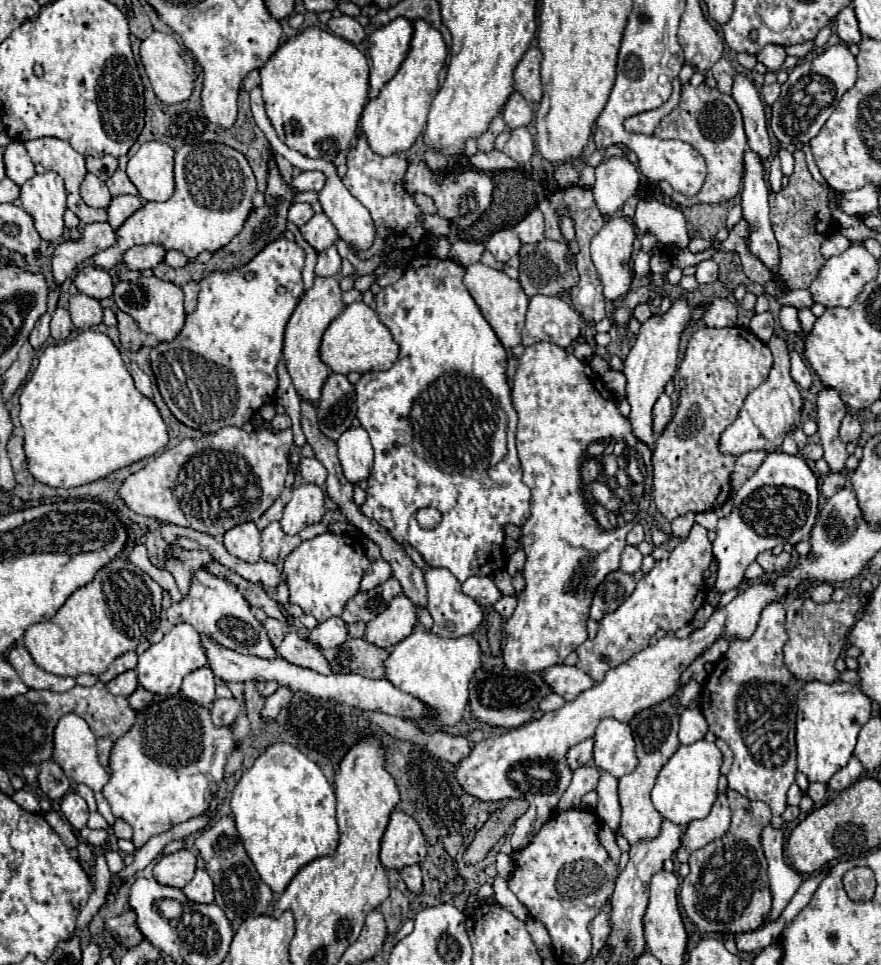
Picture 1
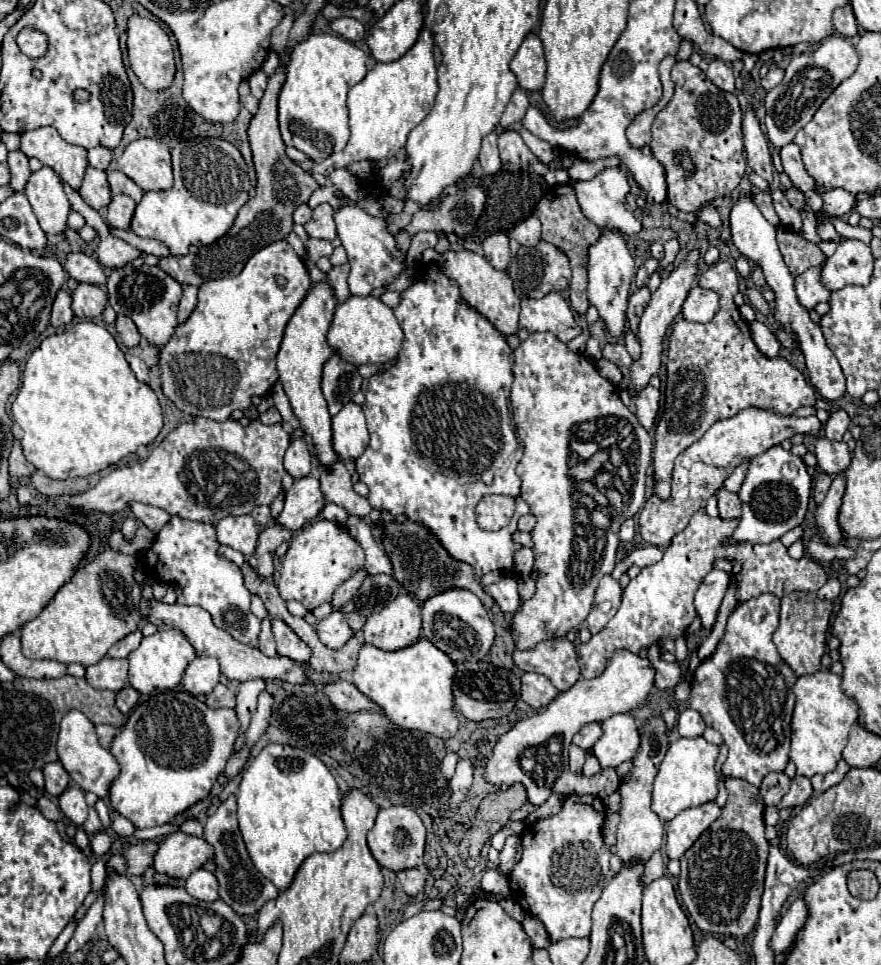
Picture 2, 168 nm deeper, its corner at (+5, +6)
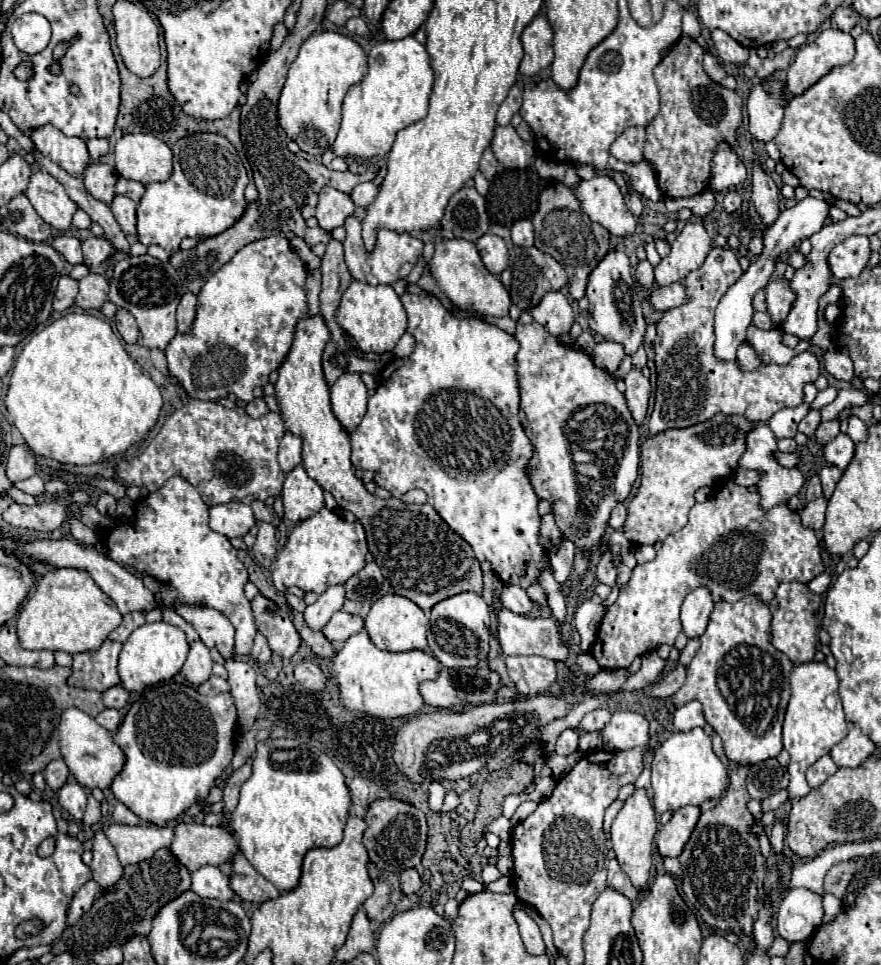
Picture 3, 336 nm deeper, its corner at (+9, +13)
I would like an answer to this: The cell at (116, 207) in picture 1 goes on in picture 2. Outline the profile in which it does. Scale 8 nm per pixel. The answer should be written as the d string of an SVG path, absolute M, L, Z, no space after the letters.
M113 195L109 207L107 207L107 223L117 229L129 229L133 211L135 211L135 201L129 199L127 195Z

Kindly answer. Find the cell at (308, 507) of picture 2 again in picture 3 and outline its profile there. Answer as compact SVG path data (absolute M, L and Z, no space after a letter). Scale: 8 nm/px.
M301 464L287 474L281 498L285 506L285 518L291 522L307 520L325 506L323 488L307 476Z

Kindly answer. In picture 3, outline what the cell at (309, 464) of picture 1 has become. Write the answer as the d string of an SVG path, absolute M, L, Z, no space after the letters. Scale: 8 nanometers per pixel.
M285 432L279 444L277 460L283 472L291 472L295 466L299 466L301 464L301 438L293 436L291 432Z

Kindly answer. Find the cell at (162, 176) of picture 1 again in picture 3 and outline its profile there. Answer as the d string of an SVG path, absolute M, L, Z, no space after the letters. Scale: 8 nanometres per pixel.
M129 134L115 144L115 168L127 180L137 180L141 184L165 182L173 174L171 160L173 160L171 148L153 134Z

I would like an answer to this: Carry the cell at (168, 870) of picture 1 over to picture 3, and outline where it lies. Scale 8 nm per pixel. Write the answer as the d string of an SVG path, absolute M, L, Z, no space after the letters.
M197 822L179 824L169 848L191 872L207 864L221 866L231 862L231 858L239 852L235 834L231 834L225 826L205 826Z

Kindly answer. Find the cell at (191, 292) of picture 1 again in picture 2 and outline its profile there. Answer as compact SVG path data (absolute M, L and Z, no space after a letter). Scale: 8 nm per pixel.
M189 285L189 287L183 287L183 297L181 297L181 303L179 303L179 323L185 323L189 313L195 309L197 305L197 287Z

